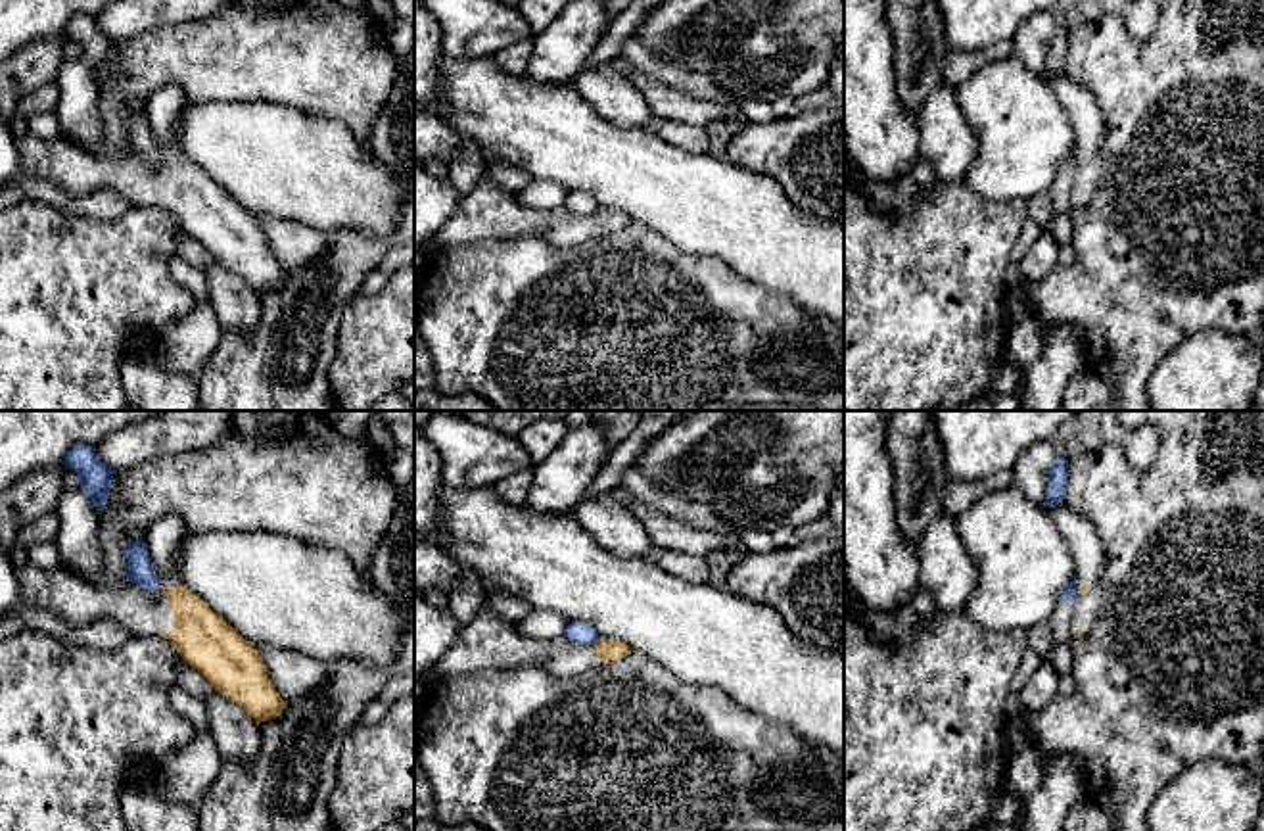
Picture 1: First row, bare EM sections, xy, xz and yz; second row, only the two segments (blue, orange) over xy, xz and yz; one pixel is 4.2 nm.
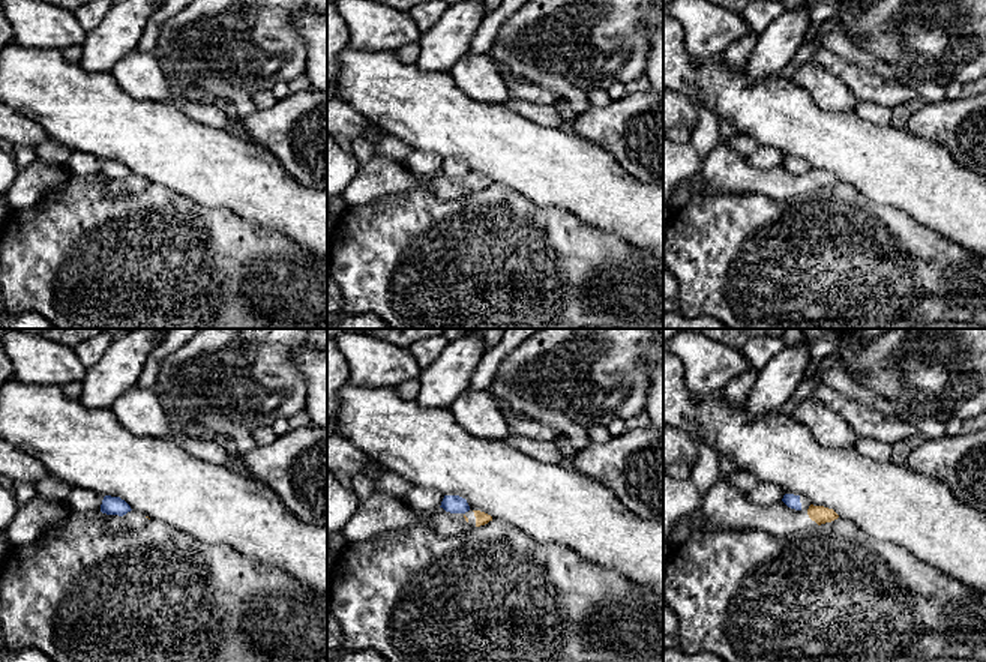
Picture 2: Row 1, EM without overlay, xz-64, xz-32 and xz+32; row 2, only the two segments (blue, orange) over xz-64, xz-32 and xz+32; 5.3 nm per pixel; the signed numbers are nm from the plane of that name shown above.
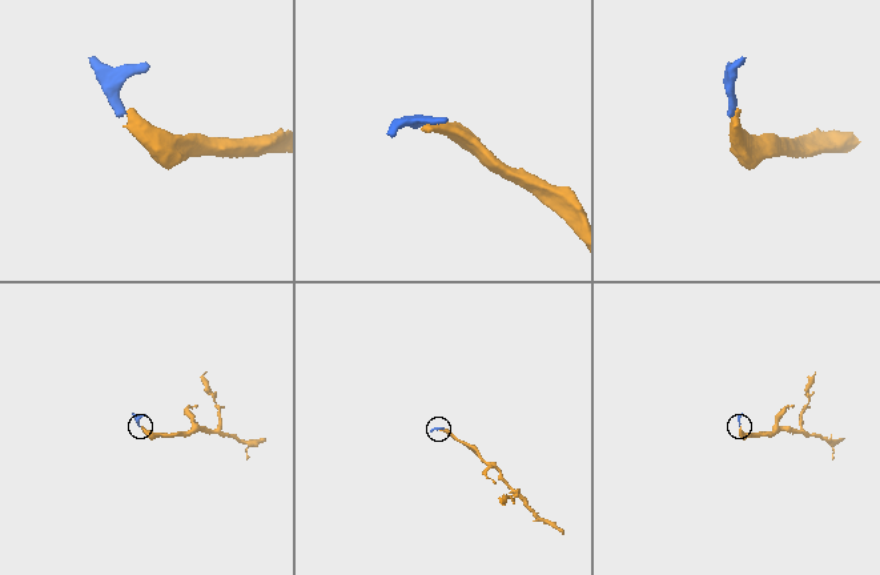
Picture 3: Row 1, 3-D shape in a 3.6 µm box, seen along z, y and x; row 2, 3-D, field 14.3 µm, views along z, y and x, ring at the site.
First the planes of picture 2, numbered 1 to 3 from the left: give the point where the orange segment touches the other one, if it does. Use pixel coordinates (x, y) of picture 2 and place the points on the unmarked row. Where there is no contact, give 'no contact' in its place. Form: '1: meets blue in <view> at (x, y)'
1: no contact
2: no contact
3: no contact

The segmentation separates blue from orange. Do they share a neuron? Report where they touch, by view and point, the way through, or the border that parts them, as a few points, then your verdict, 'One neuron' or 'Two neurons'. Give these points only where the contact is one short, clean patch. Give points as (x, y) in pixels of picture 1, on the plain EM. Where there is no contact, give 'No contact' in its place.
Touches blue at xz (597, 210). Boundary: xz (599, 208), (593, 215). Two neurons

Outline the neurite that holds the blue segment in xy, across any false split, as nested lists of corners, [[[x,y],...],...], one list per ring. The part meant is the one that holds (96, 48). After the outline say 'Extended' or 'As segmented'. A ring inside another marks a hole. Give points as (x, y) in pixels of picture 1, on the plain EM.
[[[86,13],[75,15],[67,23],[65,36],[81,46],[81,59],[94,73],[96,81],[100,81],[111,65],[115,40],[100,31],[96,17]]]. As segmented

